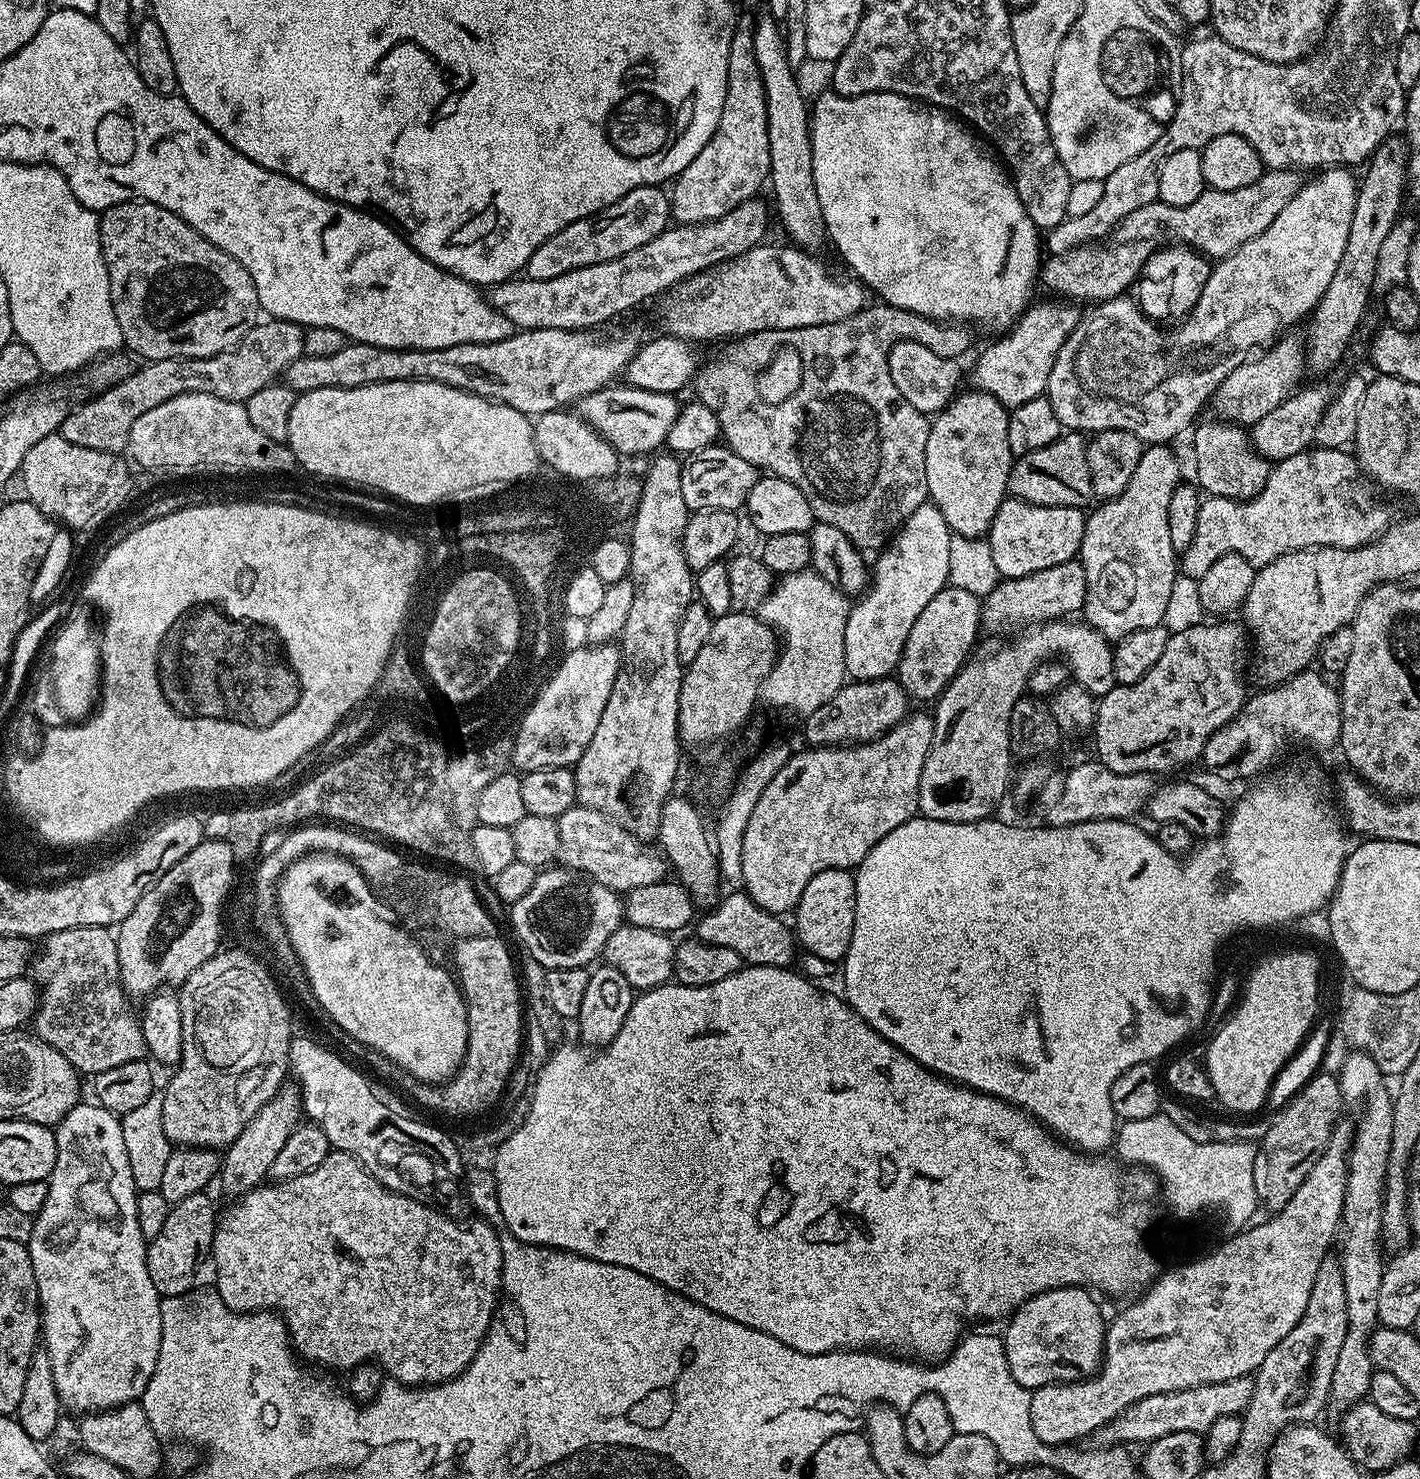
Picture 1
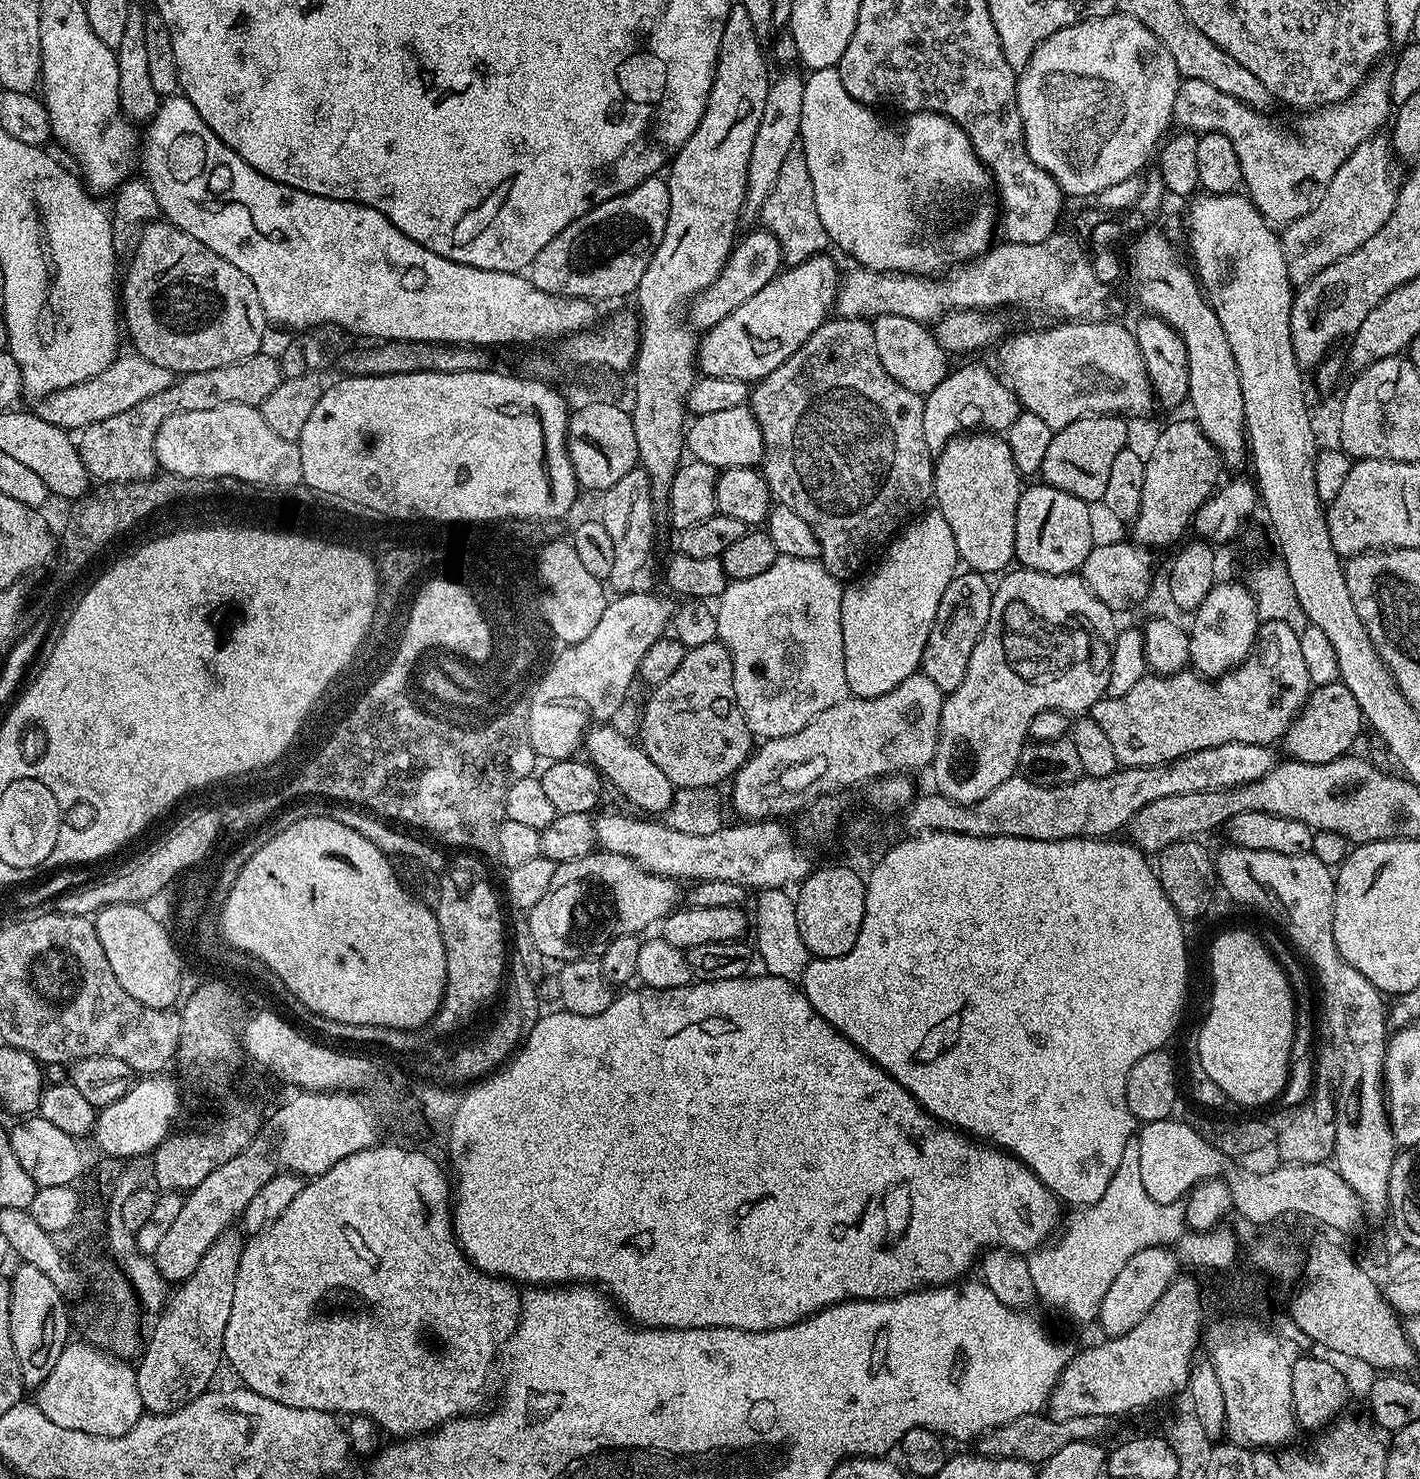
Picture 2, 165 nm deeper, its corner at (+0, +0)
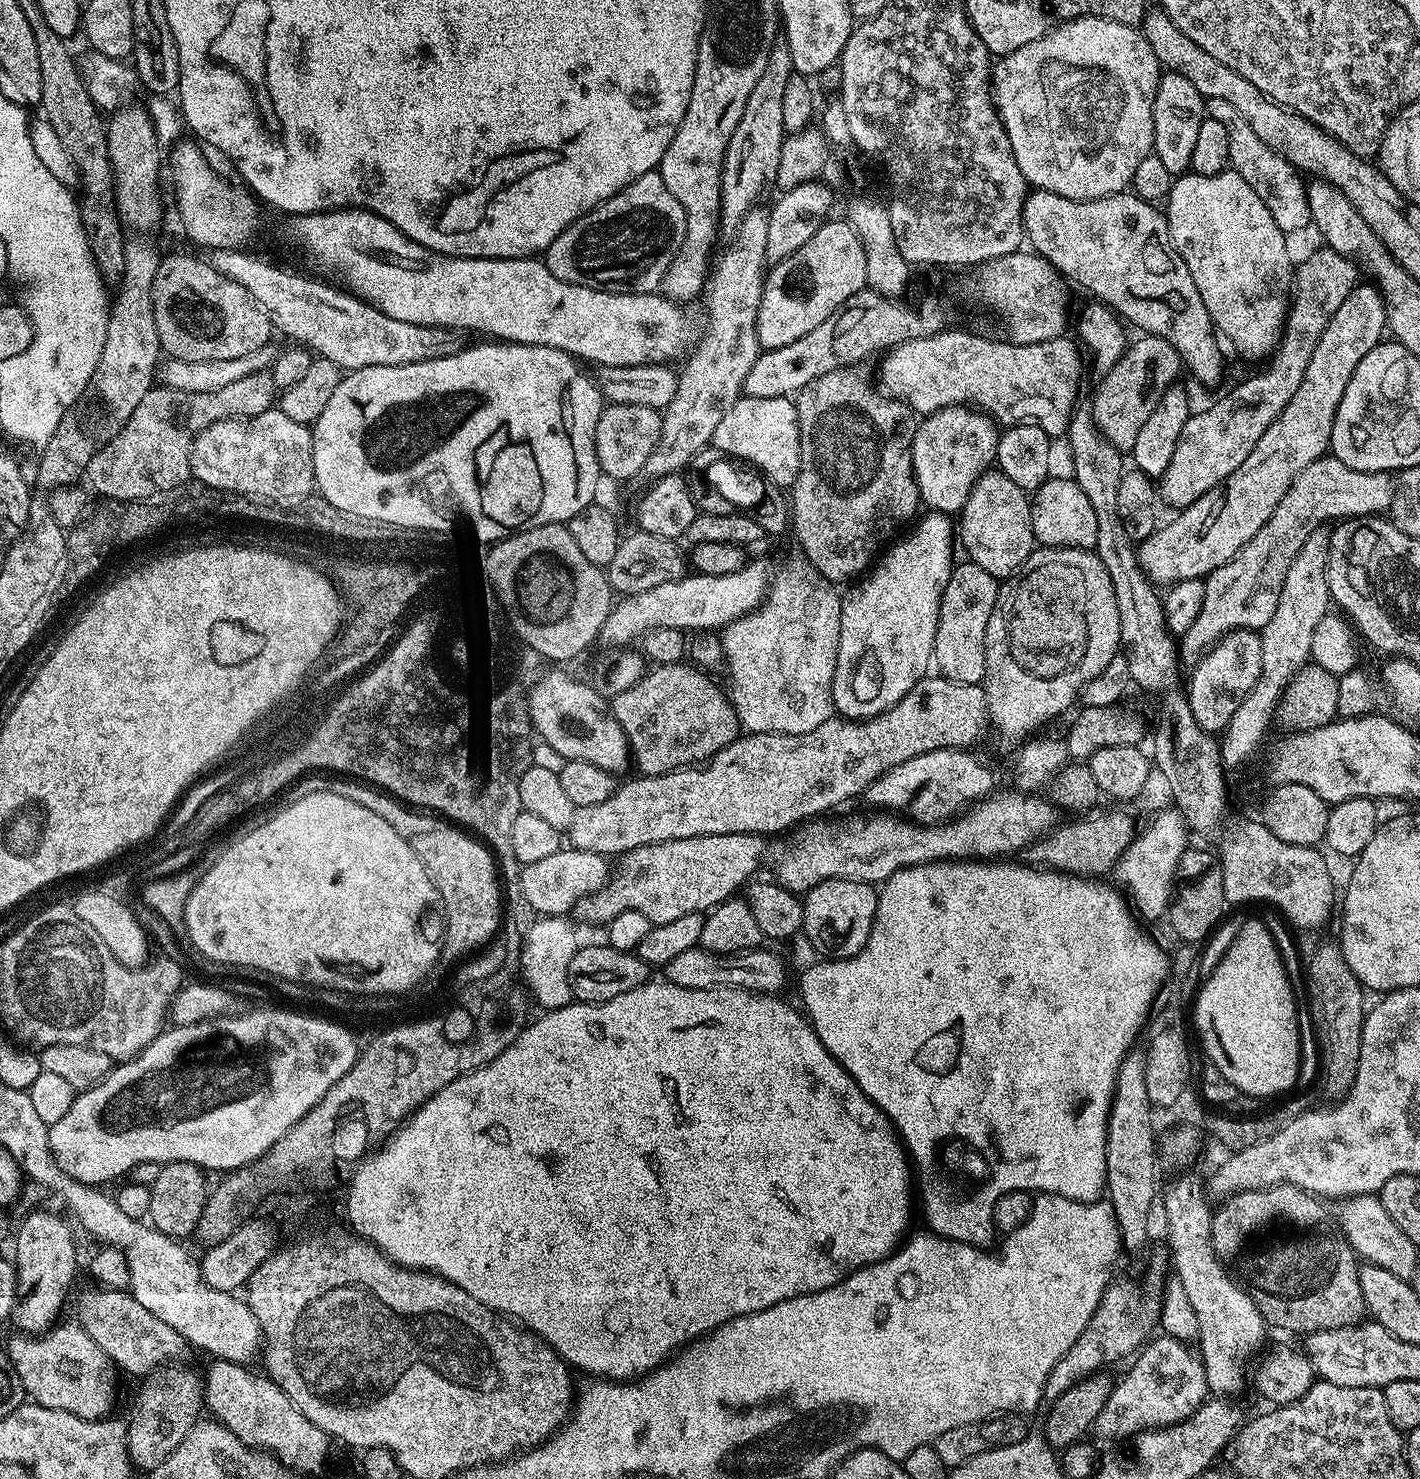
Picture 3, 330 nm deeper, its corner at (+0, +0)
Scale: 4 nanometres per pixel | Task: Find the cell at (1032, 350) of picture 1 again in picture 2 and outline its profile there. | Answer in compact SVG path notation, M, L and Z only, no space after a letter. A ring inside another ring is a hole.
M980 364L953 367L946 379L938 382L938 386L934 386L934 390L923 397L924 409L919 409L918 414L922 418L922 434L926 438L926 446L931 452L939 454L953 436L959 436L965 430L1007 433L1022 409L1012 389L993 369L992 372Z

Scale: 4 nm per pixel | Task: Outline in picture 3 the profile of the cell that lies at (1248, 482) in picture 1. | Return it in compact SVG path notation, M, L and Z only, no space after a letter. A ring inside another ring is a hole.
M1037 188L1029 191L1024 199L1024 239L1031 251L1054 265L1065 281L1085 288L1092 295L1089 297L1107 304L1121 321L1129 325L1132 323L1134 327L1140 328L1136 330L1141 333L1160 336L1170 342L1170 346L1174 346L1180 355L1181 365L1187 371L1188 368L1192 371L1198 383L1216 384L1224 374L1224 356L1220 353L1219 344L1221 341L1198 294L1198 286L1194 286L1194 278L1190 278L1190 270L1186 270L1186 262L1182 262L1172 247L1165 213L1156 208L1159 207L1155 203L1142 199L1132 190L1115 192L1106 198L1067 200L1062 198L1062 194Z

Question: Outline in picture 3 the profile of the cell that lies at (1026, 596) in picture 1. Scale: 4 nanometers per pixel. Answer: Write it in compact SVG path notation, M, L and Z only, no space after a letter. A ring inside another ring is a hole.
M1371 282L1357 283L1356 288L1346 294L1342 306L1334 310L1330 326L1322 330L1322 338L1318 338L1318 346L1314 346L1314 354L1310 354L1310 366L1306 366L1302 386L1298 386L1294 398L1286 402L1282 414L1278 414L1278 418L1274 418L1274 422L1266 426L1266 434L1258 438L1258 446L1250 450L1246 462L1242 462L1242 466L1238 466L1234 474L1227 476L1224 483L1202 494L1202 498L1195 500L1190 507L1179 509L1169 524L1161 523L1155 532L1139 541L1140 571L1153 585L1171 586L1183 580L1204 580L1211 572L1218 570L1218 566L1230 562L1230 558L1234 558L1234 554L1238 554L1238 550L1242 550L1242 546L1246 546L1246 542L1250 542L1250 538L1254 538L1254 534L1258 534L1258 530L1266 526L1270 514L1274 514L1278 502L1282 502L1282 494L1290 490L1296 475L1306 470L1312 460L1329 451L1338 402L1342 402L1342 394L1346 394L1346 386L1358 362L1362 362L1365 354L1377 348L1385 339L1387 323L1386 306L1380 297L1380 289Z

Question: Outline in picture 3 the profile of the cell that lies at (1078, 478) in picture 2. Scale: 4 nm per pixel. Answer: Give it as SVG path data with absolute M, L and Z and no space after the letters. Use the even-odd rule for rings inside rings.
M1147 334L1137 337L1133 344L1131 341L1125 347L1122 358L1114 362L1111 370L1099 377L1100 385L1097 386L1090 405L1092 420L1098 430L1121 454L1131 453L1138 433L1150 419L1150 410L1156 408L1156 401L1179 381L1176 379L1182 373L1180 355L1174 346L1170 346L1170 342L1160 336Z

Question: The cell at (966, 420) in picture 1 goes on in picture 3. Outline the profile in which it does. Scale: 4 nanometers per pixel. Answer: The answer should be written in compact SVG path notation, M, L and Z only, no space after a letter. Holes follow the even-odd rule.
M989 470L980 475L970 490L970 498L966 498L960 509L958 519L958 540L964 543L968 551L967 559L982 566L982 570L991 576L1012 576L1037 547L1029 493L1014 486L1014 482L1010 482L1010 478L998 470Z

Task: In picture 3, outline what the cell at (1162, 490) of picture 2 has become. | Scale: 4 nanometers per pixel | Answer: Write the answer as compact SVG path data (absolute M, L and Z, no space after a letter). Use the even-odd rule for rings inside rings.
M1320 246L1317 252L1295 265L1288 315L1284 317L1280 343L1267 361L1268 369L1242 381L1209 408L1193 411L1189 416L1186 426L1182 426L1182 434L1178 434L1178 446L1174 446L1170 466L1158 477L1158 496L1163 503L1165 500L1172 510L1188 508L1246 462L1250 450L1258 446L1258 438L1266 434L1266 426L1282 414L1286 402L1290 402L1298 386L1302 386L1306 366L1310 366L1310 354L1314 354L1322 330L1330 326L1334 310L1342 306L1346 294L1350 294L1357 283L1356 265L1327 246Z

